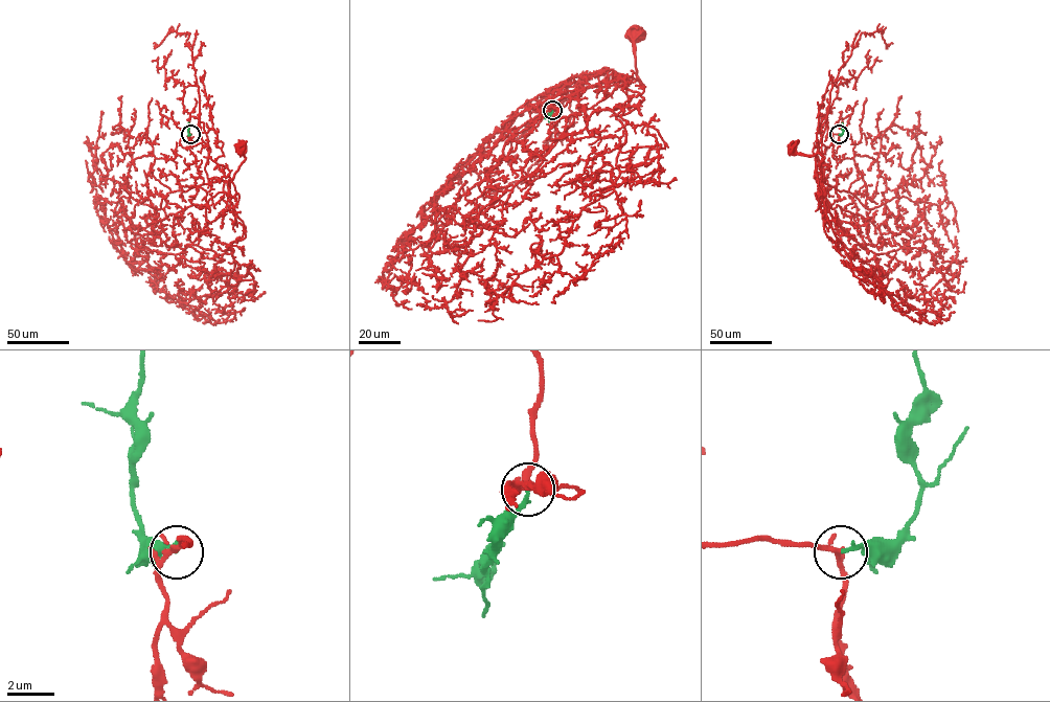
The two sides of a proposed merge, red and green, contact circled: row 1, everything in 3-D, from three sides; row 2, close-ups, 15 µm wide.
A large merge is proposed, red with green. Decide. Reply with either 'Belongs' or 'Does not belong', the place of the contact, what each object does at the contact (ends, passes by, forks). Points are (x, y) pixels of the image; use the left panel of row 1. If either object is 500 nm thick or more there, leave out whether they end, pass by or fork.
Belongs. Place: (190, 134). At the ring red forks. At the ring green ends

